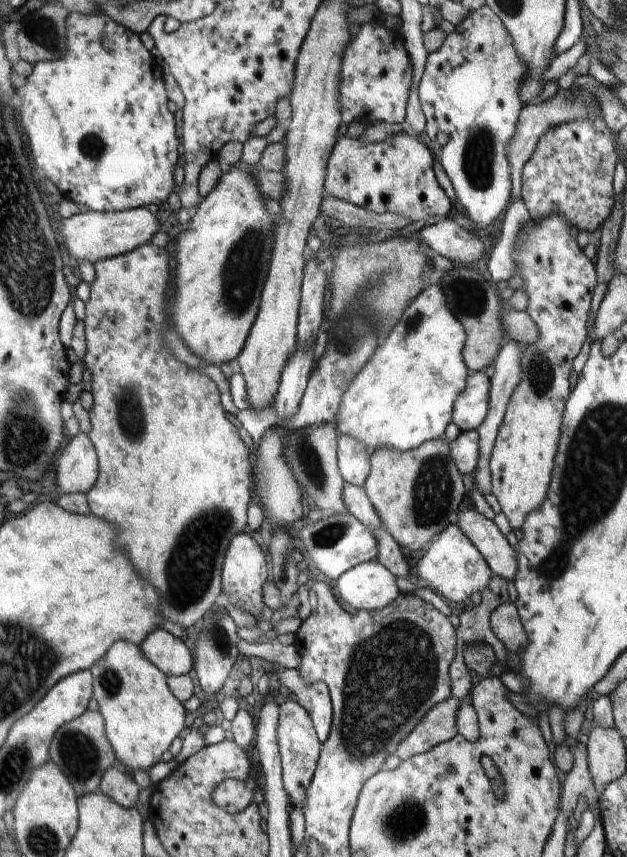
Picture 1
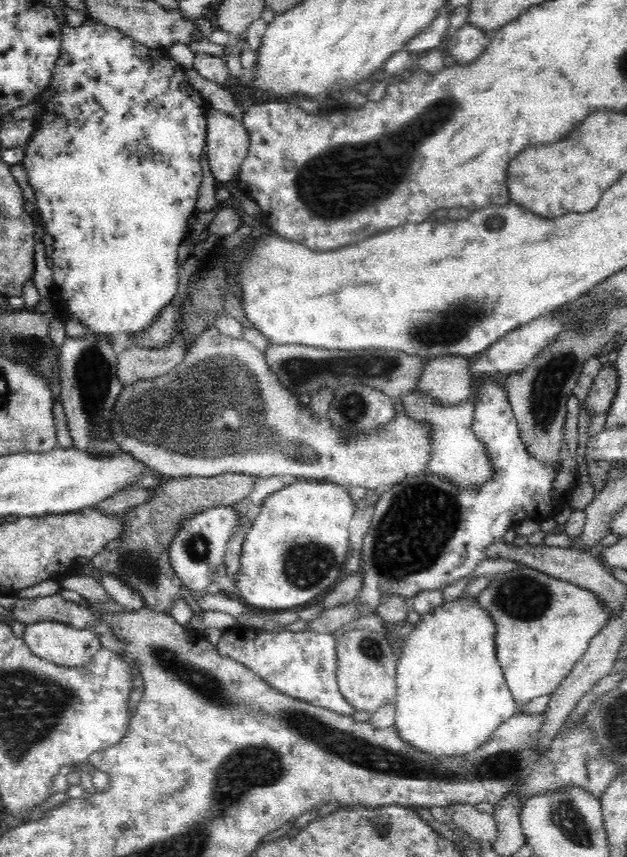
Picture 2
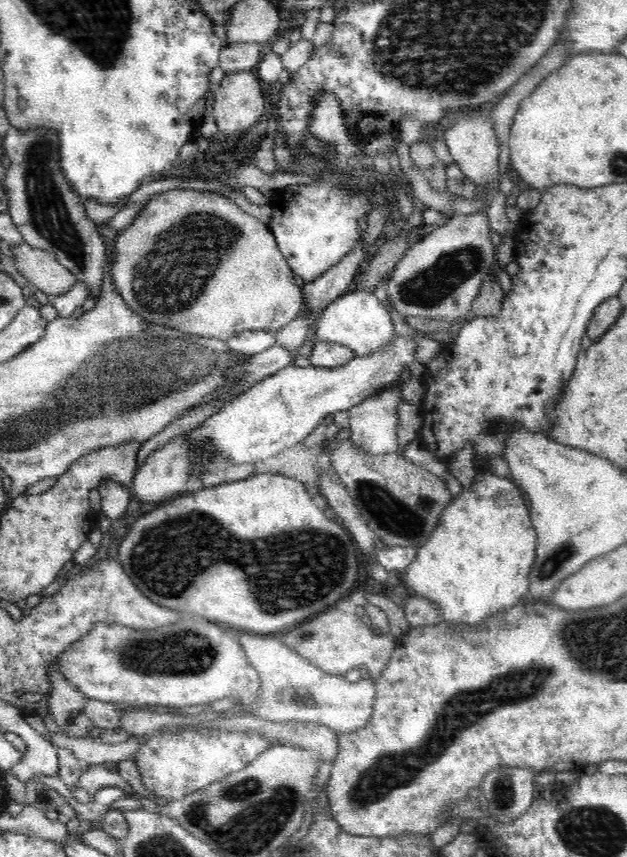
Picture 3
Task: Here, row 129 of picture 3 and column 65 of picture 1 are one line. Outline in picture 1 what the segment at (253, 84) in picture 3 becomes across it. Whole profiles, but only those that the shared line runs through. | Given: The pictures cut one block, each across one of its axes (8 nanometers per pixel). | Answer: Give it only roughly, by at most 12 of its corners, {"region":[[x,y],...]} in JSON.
{"region":[[148,207],[84,212],[57,231],[76,262],[128,254],[160,224]]}

